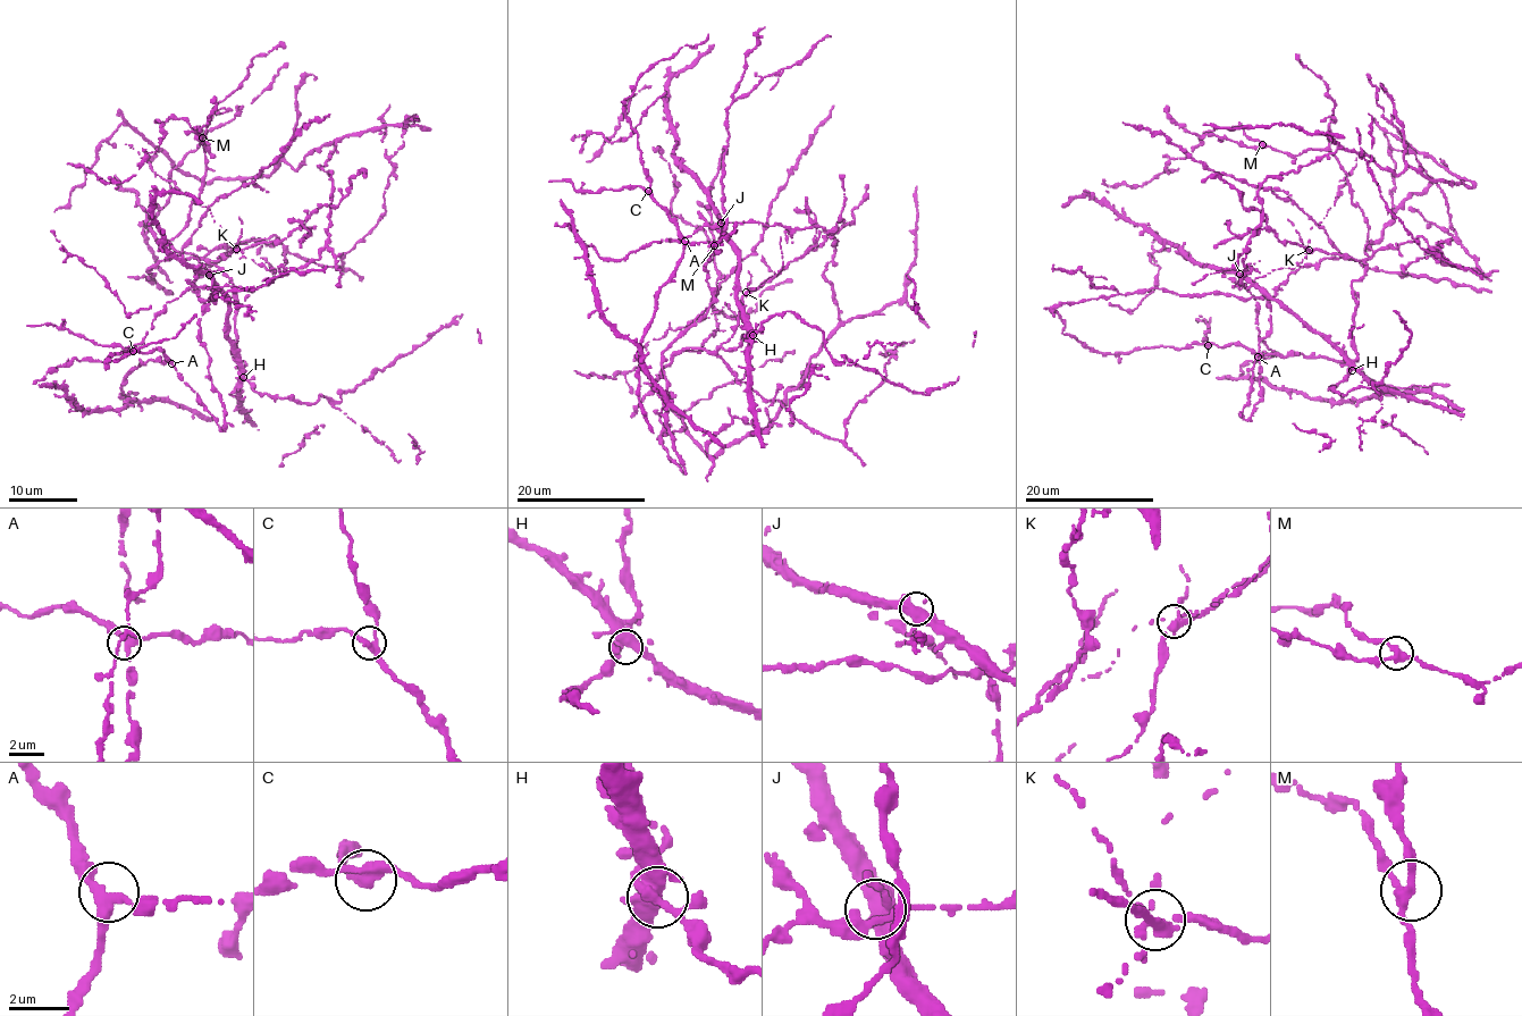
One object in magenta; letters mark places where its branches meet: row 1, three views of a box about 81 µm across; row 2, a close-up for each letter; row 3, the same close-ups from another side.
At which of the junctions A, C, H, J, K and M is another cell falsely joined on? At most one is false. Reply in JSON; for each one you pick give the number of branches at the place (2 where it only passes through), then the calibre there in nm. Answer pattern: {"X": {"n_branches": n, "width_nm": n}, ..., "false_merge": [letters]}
{"K": {"n_branches": 4, "width_nm": 280}, "false_merge": ["K"]}

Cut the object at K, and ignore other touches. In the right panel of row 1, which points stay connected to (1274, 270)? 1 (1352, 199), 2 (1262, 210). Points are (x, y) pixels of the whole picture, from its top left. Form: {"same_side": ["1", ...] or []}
{"same_side": []}

